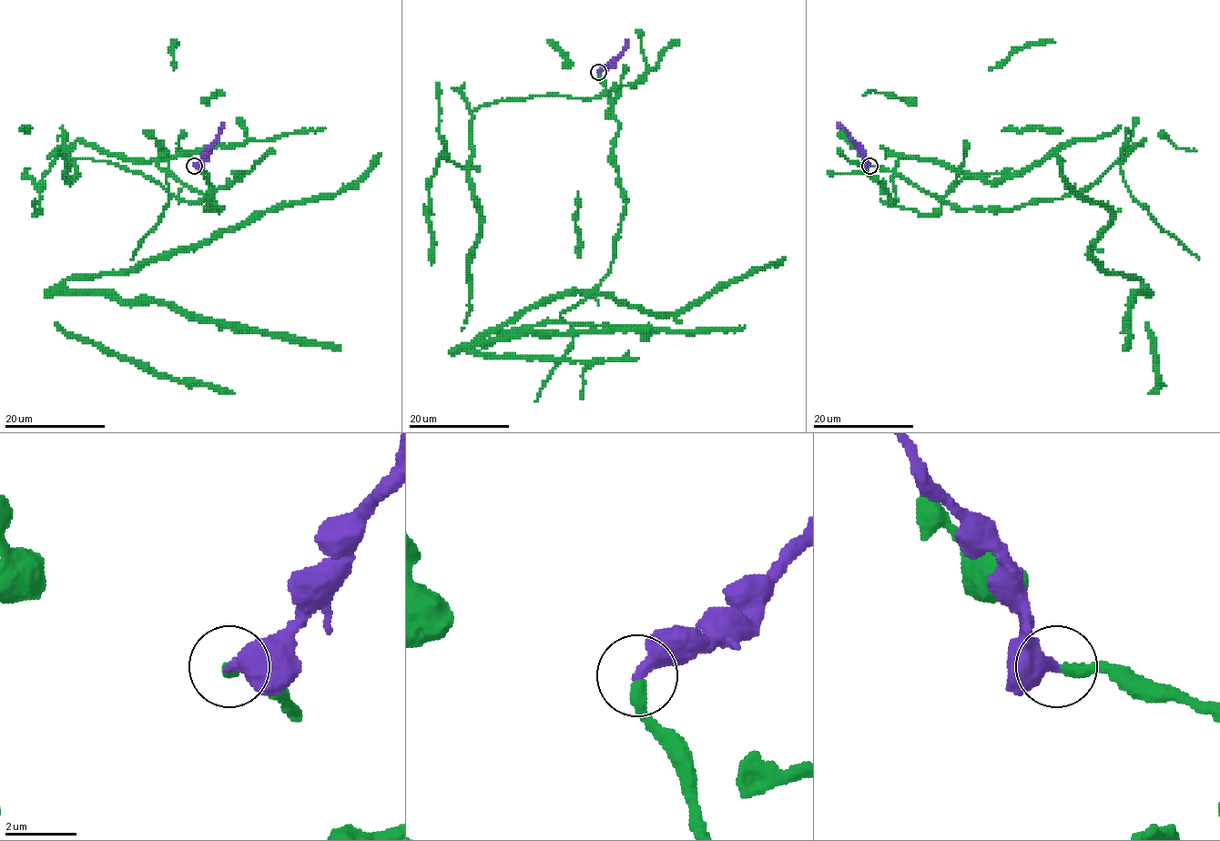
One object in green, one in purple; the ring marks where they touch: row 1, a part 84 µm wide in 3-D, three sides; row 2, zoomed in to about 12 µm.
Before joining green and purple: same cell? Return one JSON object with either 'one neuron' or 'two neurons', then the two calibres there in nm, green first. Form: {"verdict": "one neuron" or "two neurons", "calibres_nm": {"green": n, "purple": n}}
{"verdict": "one neuron", "calibres_nm": {"green": 360, "purple": 420}}

